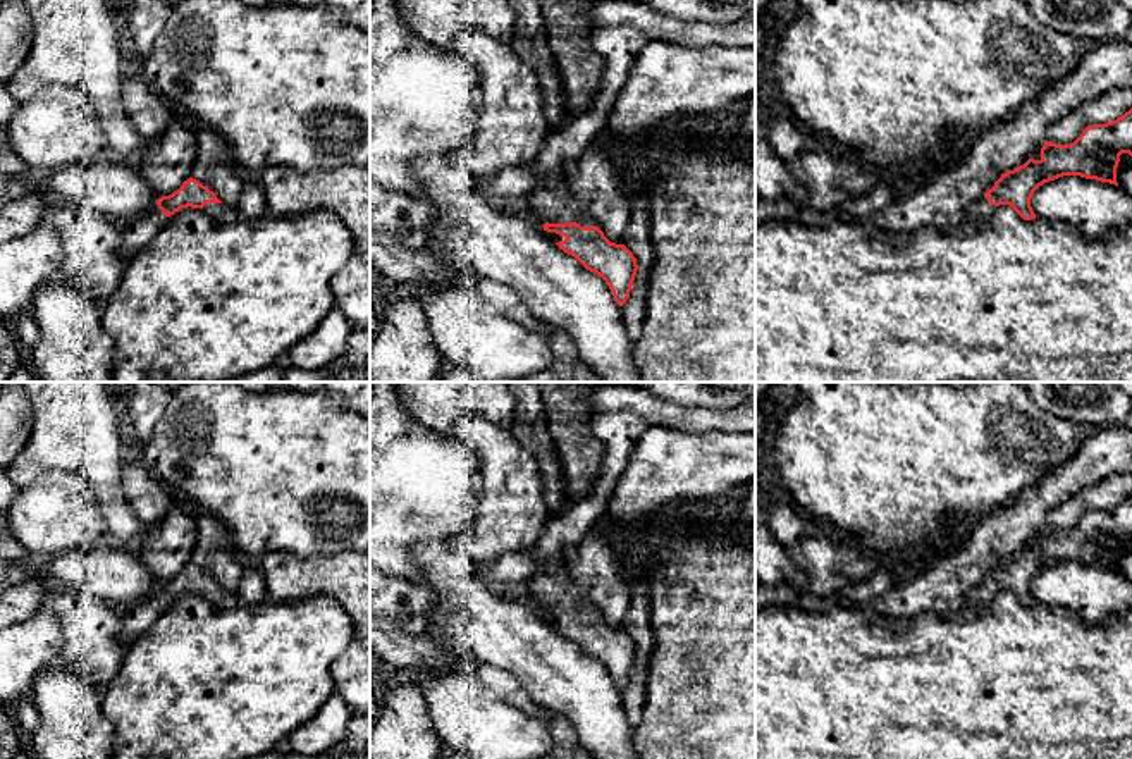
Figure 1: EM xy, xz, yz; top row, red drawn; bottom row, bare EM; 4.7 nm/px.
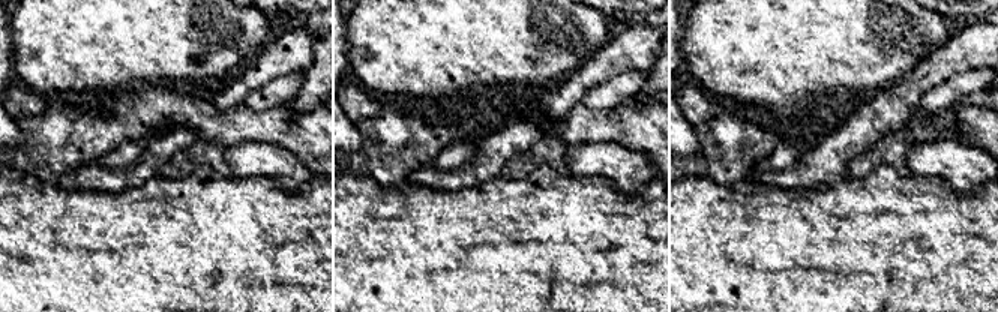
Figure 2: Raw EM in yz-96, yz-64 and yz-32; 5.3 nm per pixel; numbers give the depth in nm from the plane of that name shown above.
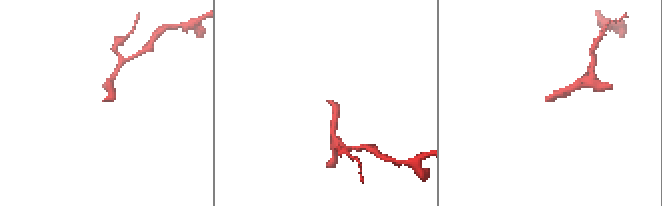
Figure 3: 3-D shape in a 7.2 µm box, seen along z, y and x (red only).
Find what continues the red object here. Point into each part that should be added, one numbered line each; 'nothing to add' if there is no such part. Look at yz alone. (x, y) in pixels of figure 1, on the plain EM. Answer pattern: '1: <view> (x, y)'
1: yz (981, 594)

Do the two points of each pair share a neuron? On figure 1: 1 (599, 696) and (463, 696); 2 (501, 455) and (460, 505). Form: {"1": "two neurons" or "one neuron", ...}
{"1": "two neurons", "2": "two neurons"}

